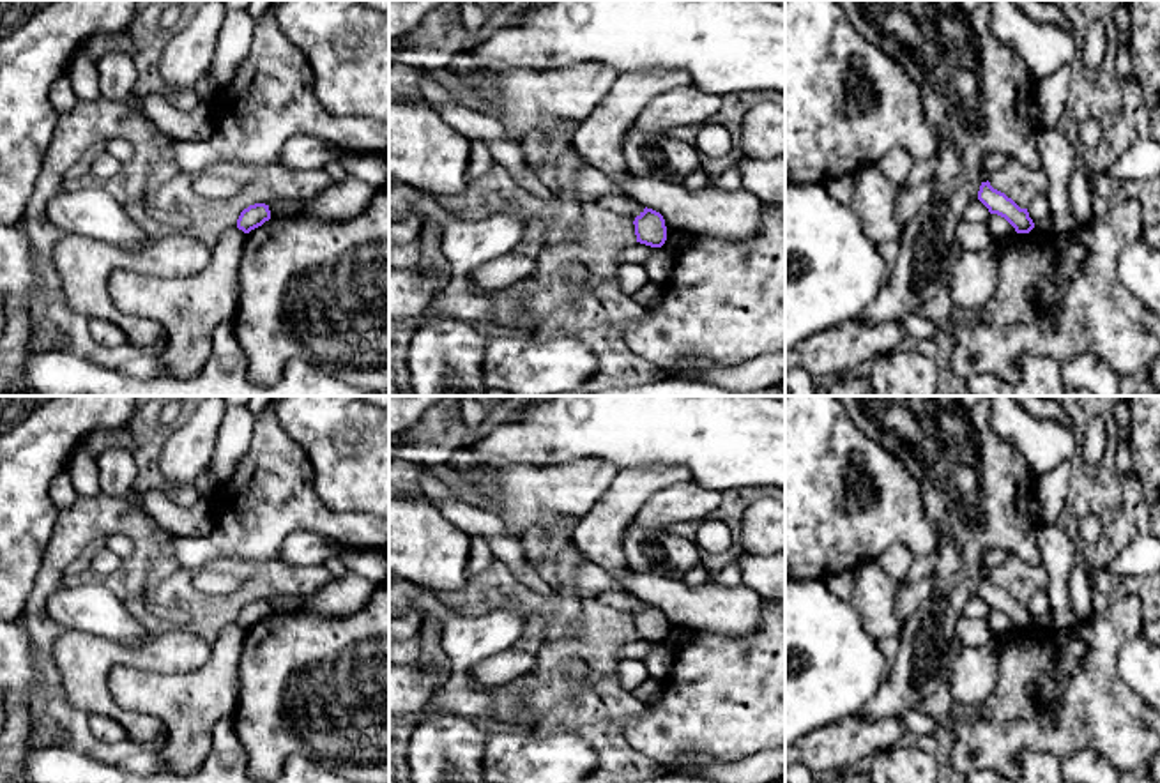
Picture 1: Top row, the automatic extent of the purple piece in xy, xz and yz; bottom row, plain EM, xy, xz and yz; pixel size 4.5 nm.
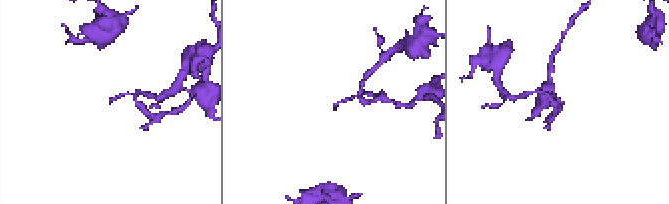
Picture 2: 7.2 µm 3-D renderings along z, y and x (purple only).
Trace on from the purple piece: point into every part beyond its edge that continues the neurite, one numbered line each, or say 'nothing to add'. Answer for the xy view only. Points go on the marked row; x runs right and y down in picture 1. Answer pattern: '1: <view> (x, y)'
nothing to add

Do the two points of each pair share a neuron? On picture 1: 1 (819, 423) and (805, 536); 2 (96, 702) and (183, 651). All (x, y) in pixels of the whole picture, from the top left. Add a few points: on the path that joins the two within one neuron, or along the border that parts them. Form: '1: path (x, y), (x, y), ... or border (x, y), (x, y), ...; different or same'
1: path (805, 451), (805, 508); same
2: path (98, 674), (114, 658), (149, 658), (154, 654); same

